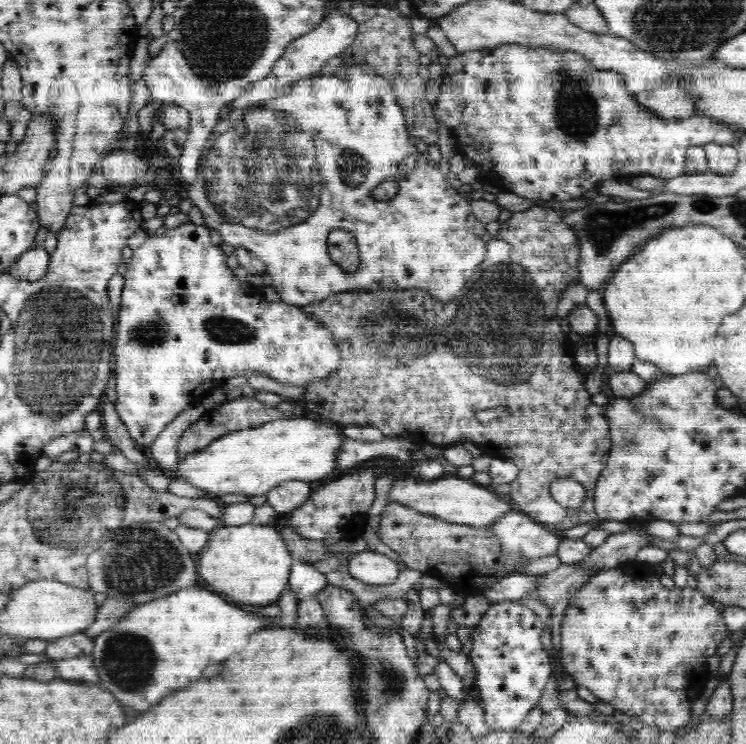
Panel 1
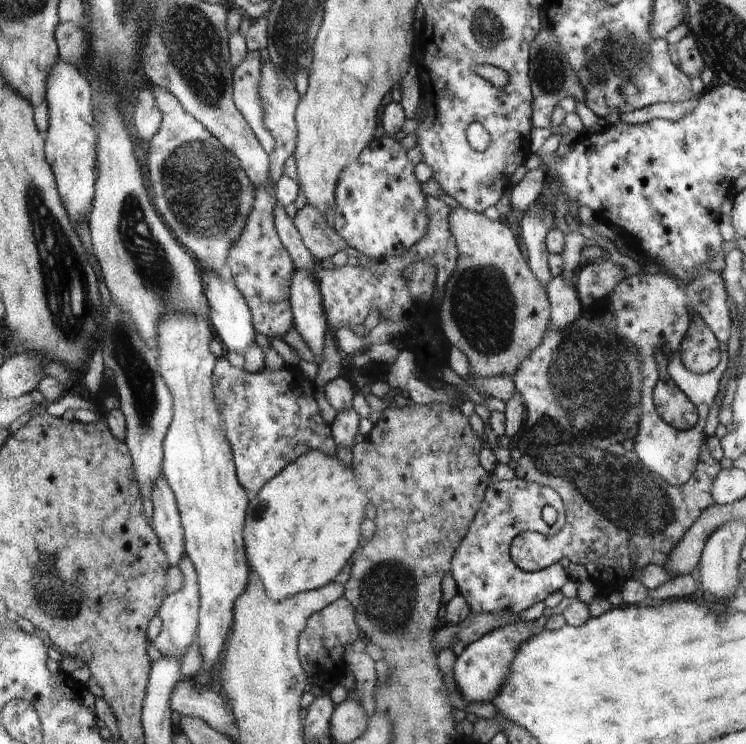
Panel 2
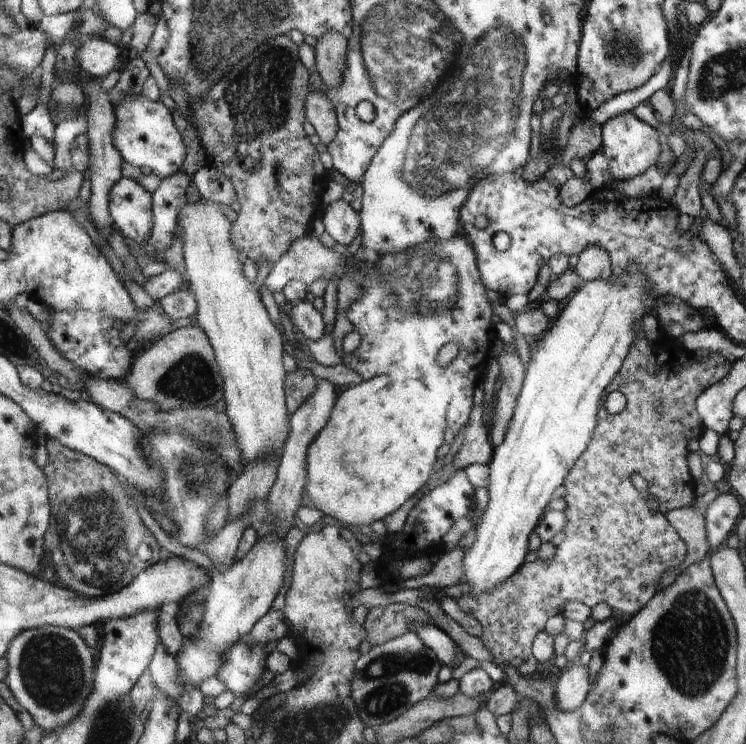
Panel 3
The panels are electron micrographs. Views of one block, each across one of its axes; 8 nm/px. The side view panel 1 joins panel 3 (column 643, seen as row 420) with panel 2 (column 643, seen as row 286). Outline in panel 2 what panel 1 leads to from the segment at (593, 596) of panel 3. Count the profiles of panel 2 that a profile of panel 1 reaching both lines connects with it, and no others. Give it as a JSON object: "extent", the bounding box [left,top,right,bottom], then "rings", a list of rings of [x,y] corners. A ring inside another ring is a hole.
{"extent":[511,312,721,595],"rings":[[[590,312],[582,313],[578,319],[569,324],[566,331],[562,331],[549,324],[546,334],[543,336],[543,342],[535,348],[534,352],[530,353],[515,370],[513,374],[513,381],[515,390],[518,391],[525,404],[525,419],[522,425],[522,432],[518,436],[518,448],[520,448],[520,459],[517,461],[516,468],[514,469],[515,477],[527,481],[534,481],[541,485],[548,485],[550,488],[560,495],[566,506],[566,524],[555,535],[548,536],[540,532],[530,532],[525,530],[514,538],[511,544],[511,556],[516,565],[525,572],[535,572],[546,567],[558,563],[561,558],[568,558],[572,563],[578,563],[587,568],[590,580],[594,581],[597,586],[598,595],[610,595],[612,589],[617,587],[619,589],[622,584],[628,579],[638,579],[646,567],[650,563],[664,566],[670,558],[672,550],[680,542],[688,530],[695,524],[695,520],[699,518],[704,510],[711,507],[715,503],[715,497],[712,496],[711,486],[715,482],[716,475],[721,471],[720,464],[710,456],[710,451],[704,449],[699,454],[699,464],[696,467],[695,474],[692,476],[689,485],[676,485],[666,482],[660,475],[650,472],[649,468],[639,459],[633,449],[633,431],[634,427],[638,426],[641,419],[641,398],[643,388],[643,378],[641,369],[640,356],[637,352],[620,338],[618,333],[608,332],[602,324],[597,324],[596,317],[592,317]],[[620,424],[620,426],[618,426]],[[598,438],[598,440],[596,440]],[[584,478],[592,484],[592,488],[584,486]],[[600,494],[600,496],[596,496]]]}

